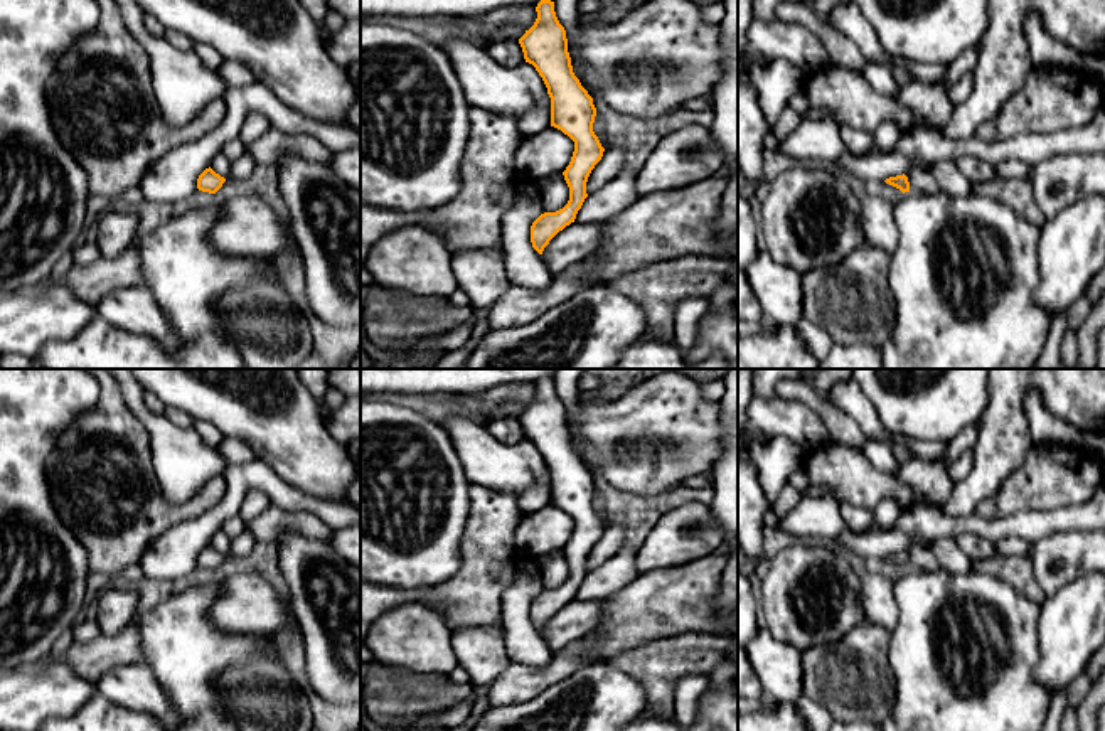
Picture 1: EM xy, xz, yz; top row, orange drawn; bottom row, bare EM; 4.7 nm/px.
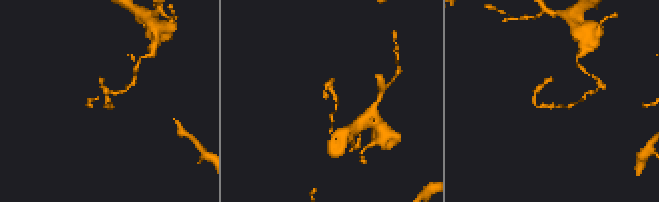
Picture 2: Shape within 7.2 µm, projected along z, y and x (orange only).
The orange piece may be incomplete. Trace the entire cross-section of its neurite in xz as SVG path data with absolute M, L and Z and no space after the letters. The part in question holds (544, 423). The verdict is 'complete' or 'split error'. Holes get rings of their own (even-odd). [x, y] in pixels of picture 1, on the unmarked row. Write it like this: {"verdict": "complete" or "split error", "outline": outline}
{"verdict": "complete", "outline": "M541 377L534 403L519 416L526 440L542 455L551 475L551 504L574 519L569 542L563 549L569 564L568 581L541 591L531 603L532 625L542 632L549 618L574 600L586 571L586 559L605 526L593 509L596 485L593 475L573 450L566 408L559 401L554 379Z"}

